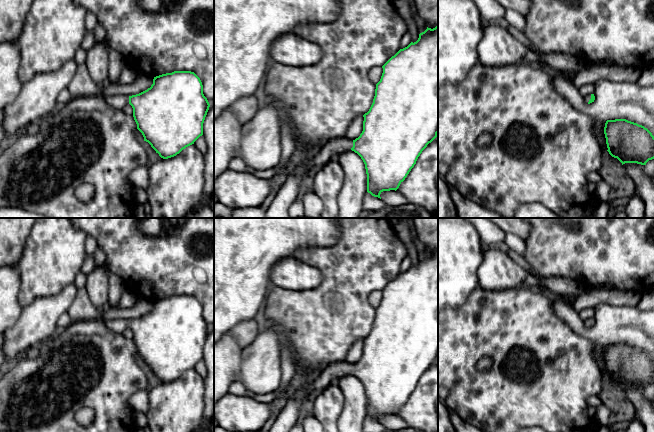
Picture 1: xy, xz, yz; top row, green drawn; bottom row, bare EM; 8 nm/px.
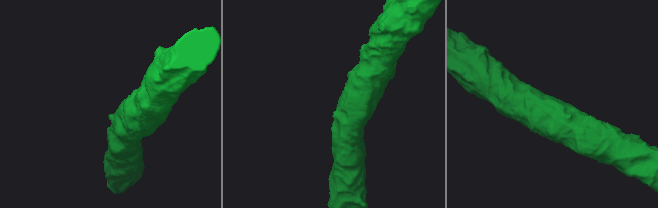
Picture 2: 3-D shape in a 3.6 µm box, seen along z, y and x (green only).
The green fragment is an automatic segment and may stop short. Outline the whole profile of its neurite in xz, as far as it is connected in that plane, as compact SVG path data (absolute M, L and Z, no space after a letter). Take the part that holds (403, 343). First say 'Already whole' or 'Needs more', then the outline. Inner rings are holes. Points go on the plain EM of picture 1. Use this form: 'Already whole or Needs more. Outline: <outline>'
Needs more. Outline: M438 250L433 253L427 251L419 258L416 266L411 266L407 271L400 273L382 292L383 297L376 308L373 327L369 335L363 339L363 355L360 360L353 365L344 361L333 363L318 378L298 383L296 386L299 391L296 396L288 398L285 407L268 432L290 432L307 409L309 395L315 390L325 388L332 379L348 374L354 375L363 384L367 398L367 416L372 420L381 423L380 418L383 415L396 415L399 412L422 375L438 358Z

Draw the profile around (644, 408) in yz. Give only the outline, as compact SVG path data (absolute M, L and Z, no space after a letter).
M625 387L623 390L635 407L636 414L641 418L645 432L654 432L654 407L652 401L645 399L645 389Z

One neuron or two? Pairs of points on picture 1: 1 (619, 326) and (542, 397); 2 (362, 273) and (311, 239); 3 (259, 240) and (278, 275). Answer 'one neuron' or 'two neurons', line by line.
1: two neurons
2: two neurons
3: two neurons

